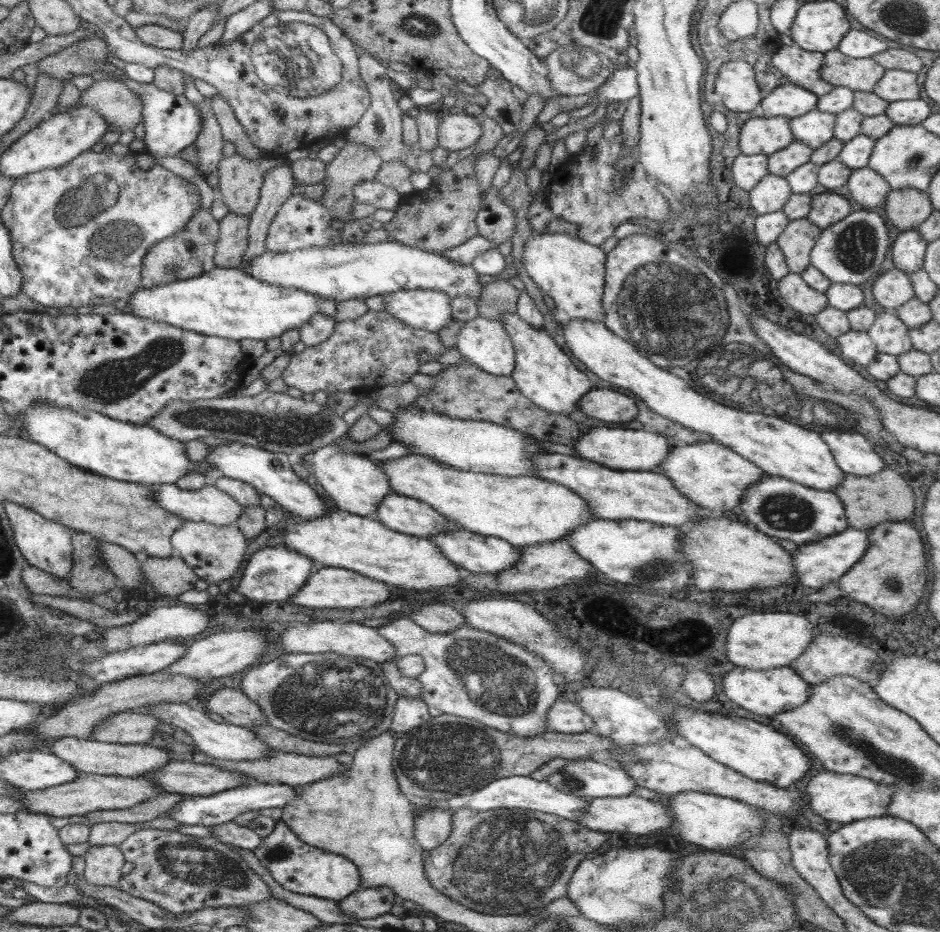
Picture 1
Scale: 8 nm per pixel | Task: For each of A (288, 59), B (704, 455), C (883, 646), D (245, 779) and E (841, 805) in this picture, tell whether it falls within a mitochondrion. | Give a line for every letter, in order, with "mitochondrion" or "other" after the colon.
A: mitochondrion
B: other
C: other
D: other
E: other

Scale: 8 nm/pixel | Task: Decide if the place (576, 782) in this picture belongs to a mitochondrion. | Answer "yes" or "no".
yes

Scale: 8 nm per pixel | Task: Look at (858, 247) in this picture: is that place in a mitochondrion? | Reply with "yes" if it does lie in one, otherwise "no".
yes

